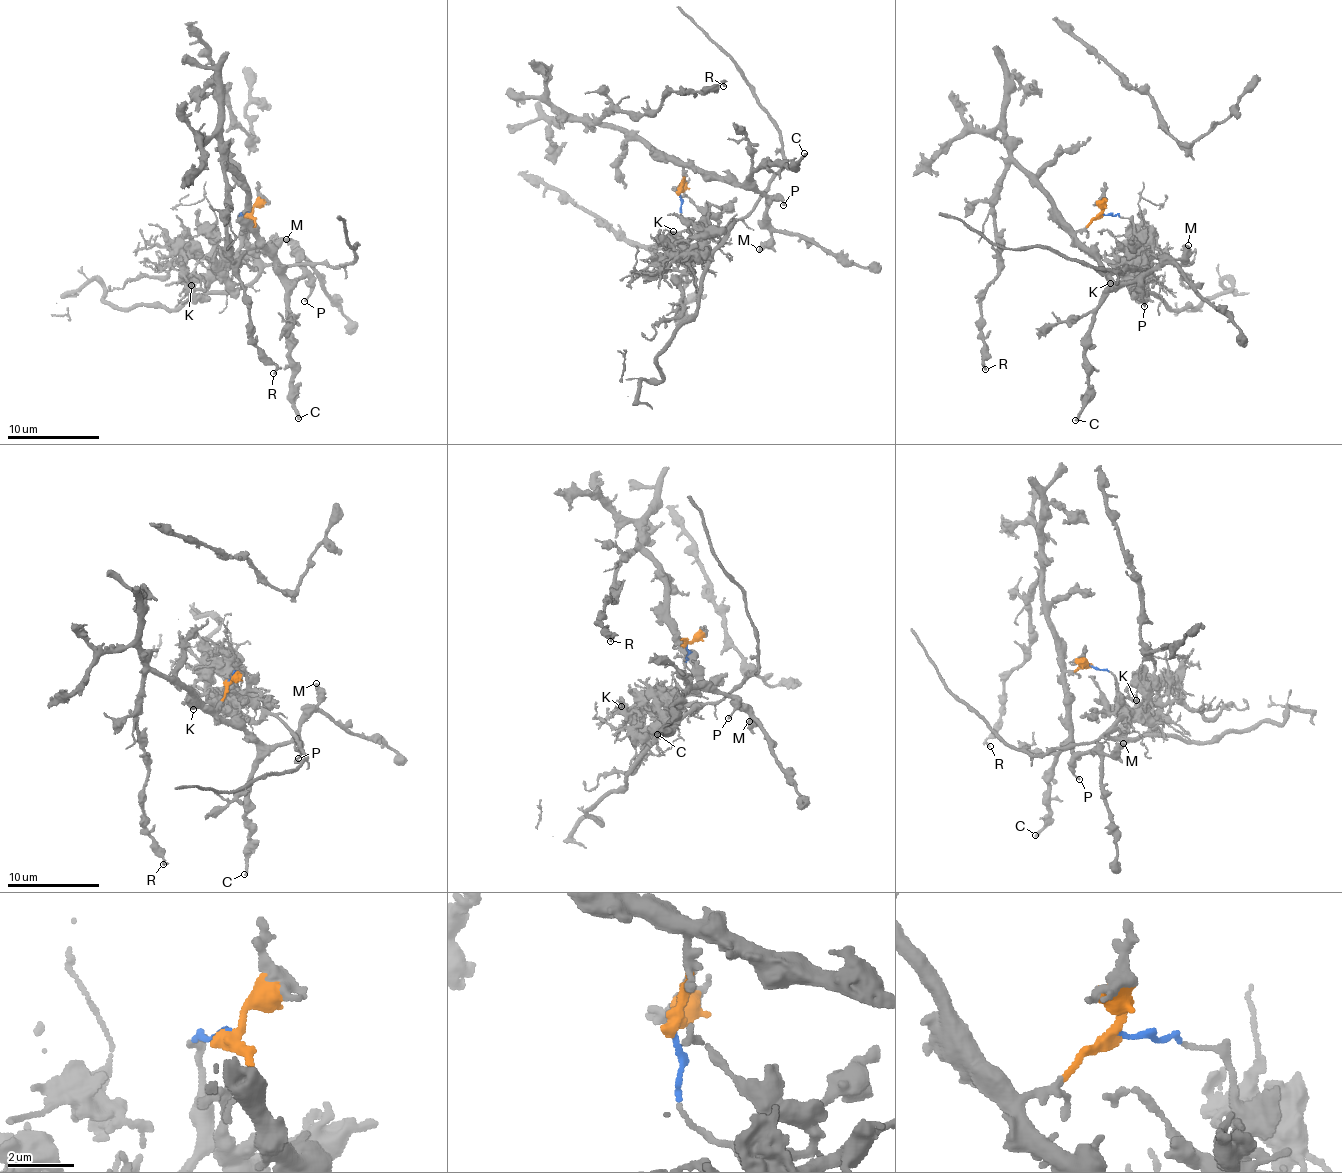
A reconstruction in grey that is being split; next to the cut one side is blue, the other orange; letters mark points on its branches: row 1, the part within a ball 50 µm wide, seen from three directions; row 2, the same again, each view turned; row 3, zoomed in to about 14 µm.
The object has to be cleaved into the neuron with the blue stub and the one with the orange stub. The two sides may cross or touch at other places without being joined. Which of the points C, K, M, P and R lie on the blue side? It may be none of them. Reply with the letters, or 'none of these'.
K

